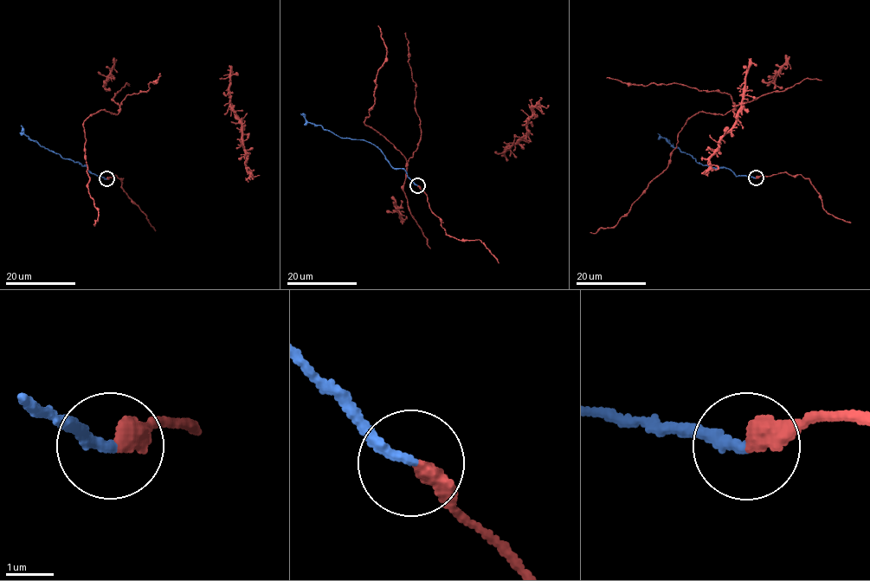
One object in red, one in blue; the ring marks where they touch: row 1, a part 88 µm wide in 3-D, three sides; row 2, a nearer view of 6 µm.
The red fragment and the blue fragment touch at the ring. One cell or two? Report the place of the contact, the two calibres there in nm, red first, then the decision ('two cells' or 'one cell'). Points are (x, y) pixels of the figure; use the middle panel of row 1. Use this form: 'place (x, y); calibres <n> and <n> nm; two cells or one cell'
place (417, 185); calibres 420 and 220 nm; one cell

